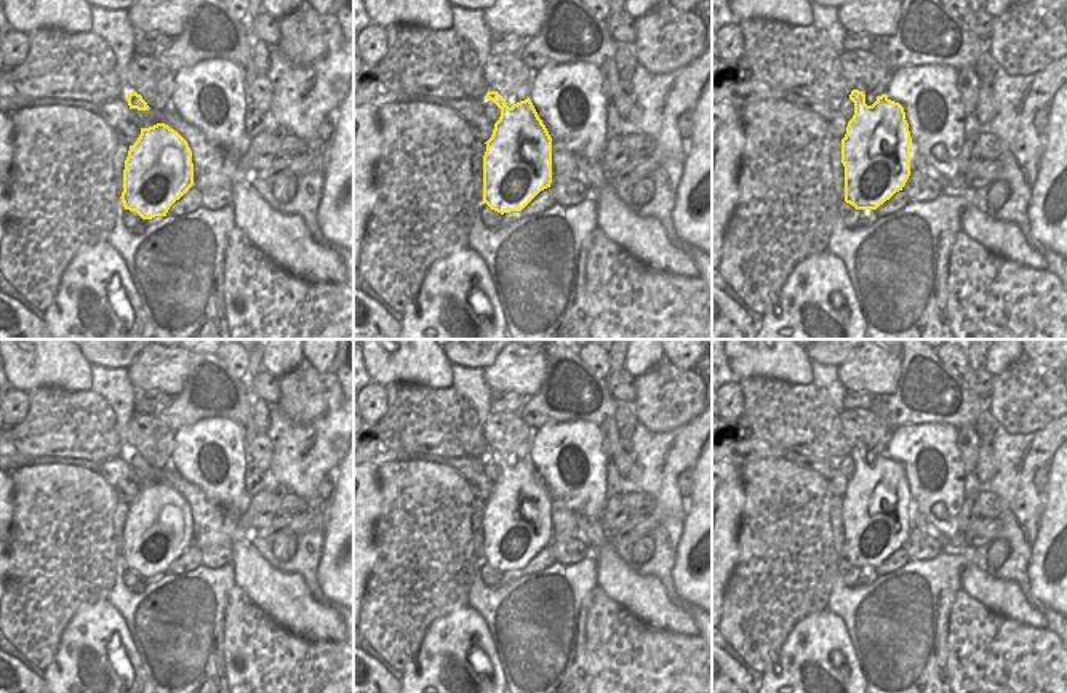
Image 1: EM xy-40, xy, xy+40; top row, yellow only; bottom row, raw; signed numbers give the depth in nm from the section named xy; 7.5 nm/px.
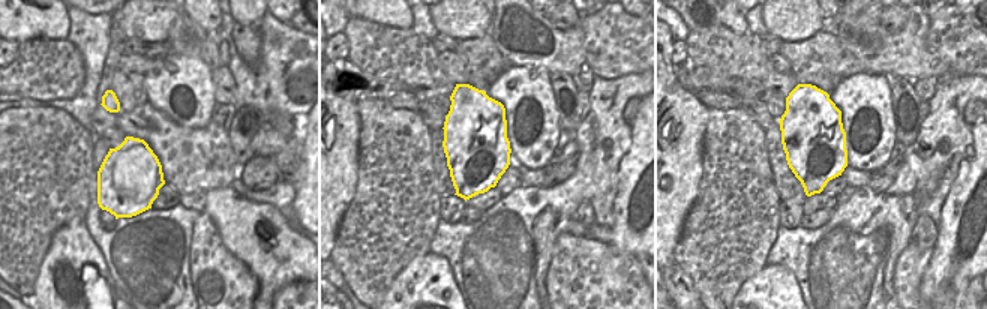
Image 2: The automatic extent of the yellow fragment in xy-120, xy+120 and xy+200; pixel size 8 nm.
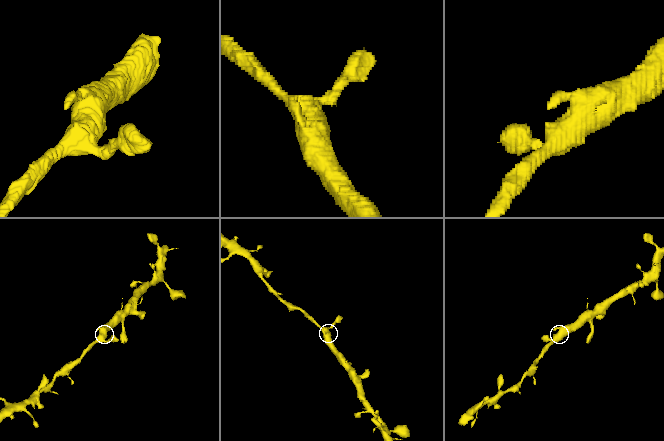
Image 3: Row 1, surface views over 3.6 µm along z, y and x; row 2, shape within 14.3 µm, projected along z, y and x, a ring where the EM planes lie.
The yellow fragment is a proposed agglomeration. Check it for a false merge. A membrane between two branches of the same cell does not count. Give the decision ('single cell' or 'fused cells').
single cell

